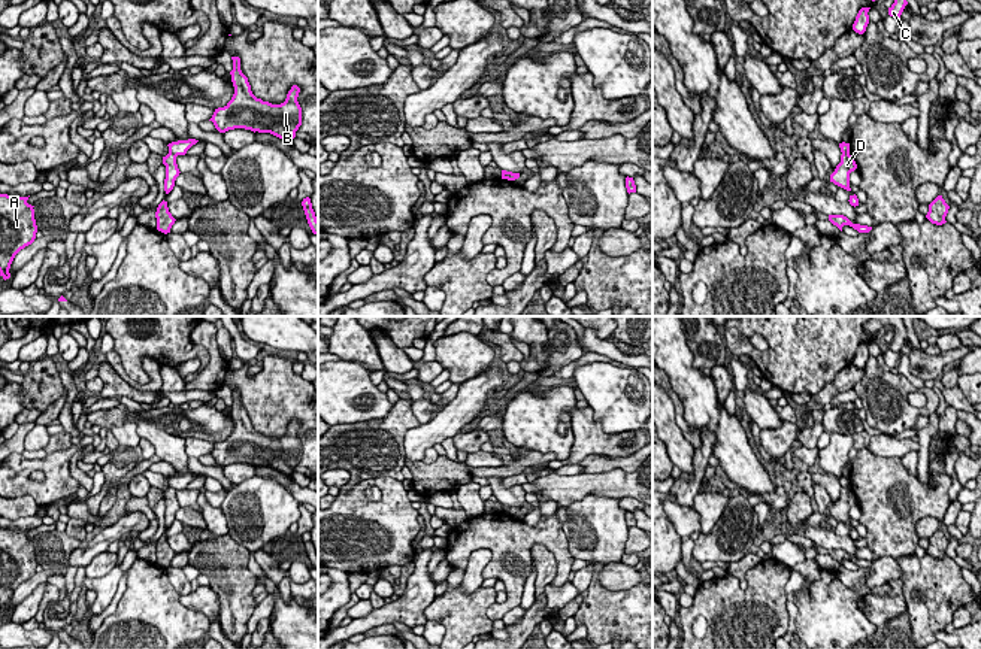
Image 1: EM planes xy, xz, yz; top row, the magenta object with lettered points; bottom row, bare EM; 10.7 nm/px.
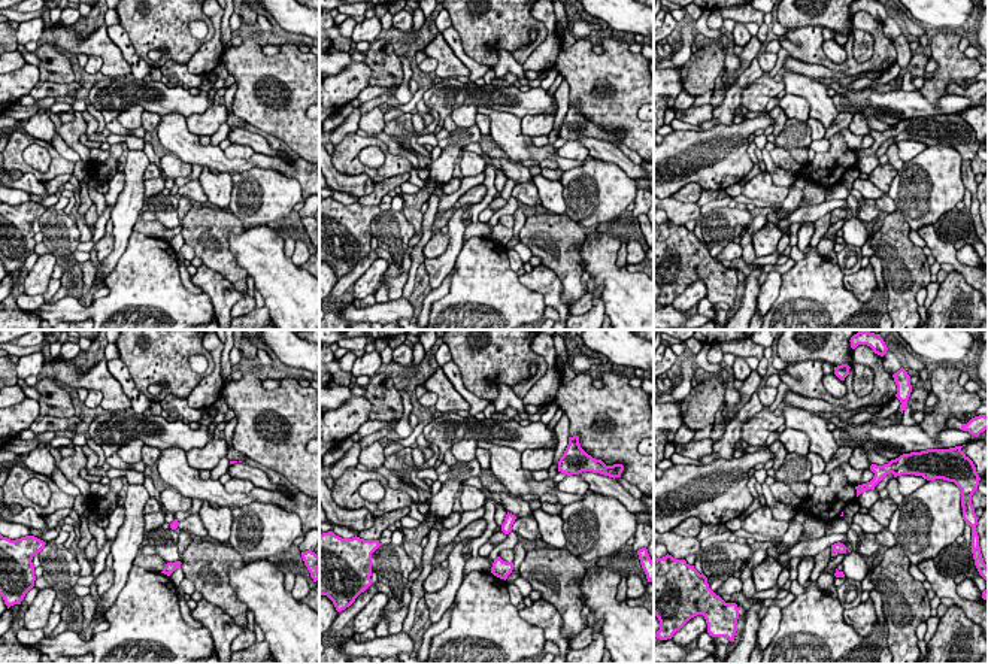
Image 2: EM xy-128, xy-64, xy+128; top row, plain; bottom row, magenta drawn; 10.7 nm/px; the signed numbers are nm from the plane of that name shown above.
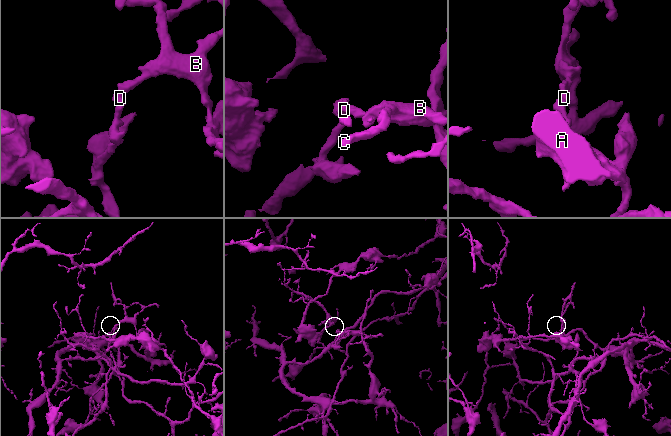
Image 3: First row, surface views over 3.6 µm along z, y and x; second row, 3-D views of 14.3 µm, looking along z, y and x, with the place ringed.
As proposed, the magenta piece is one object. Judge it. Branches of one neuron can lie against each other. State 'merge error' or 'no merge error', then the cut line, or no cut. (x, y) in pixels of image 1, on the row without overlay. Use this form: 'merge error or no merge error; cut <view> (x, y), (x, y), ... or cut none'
merge error; cut xy (169, 485), (176, 490)

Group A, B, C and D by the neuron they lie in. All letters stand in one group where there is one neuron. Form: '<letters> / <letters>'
A D / B C

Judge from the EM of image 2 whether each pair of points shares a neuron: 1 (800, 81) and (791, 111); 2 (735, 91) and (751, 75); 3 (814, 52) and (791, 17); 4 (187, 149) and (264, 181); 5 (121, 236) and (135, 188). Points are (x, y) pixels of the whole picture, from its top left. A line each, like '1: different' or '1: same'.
1: different
2: same
3: different
4: different
5: same

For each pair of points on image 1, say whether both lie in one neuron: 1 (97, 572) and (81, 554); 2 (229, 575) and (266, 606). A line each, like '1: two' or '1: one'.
1: two
2: two

